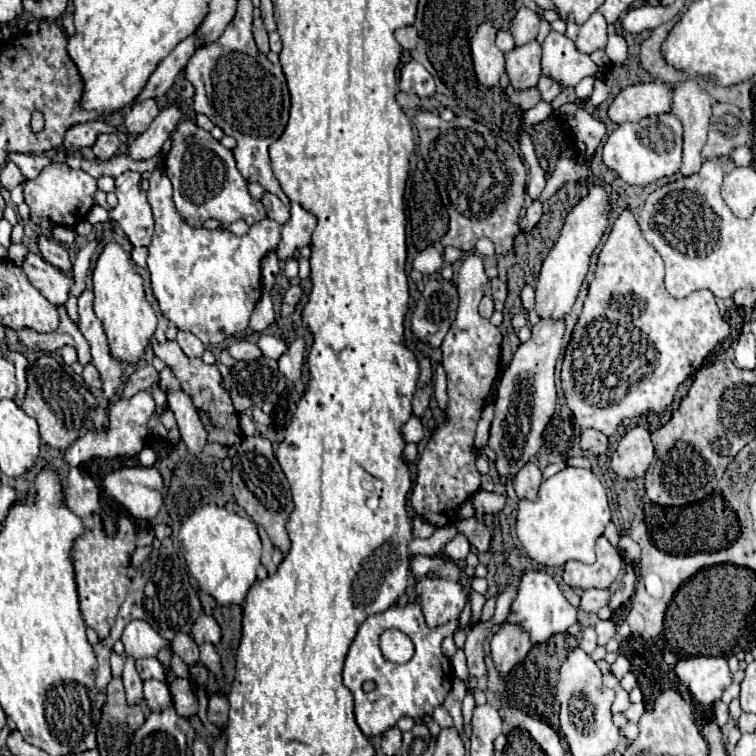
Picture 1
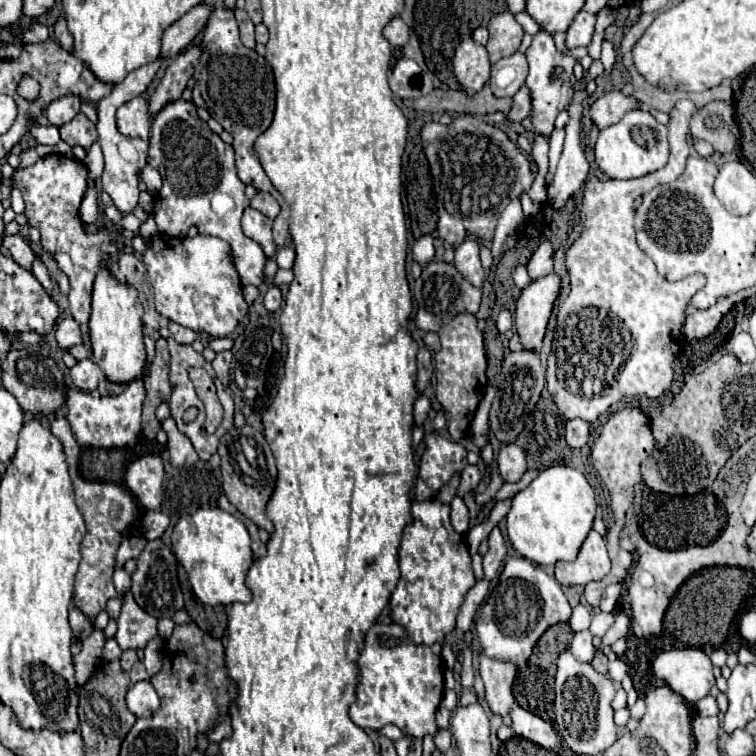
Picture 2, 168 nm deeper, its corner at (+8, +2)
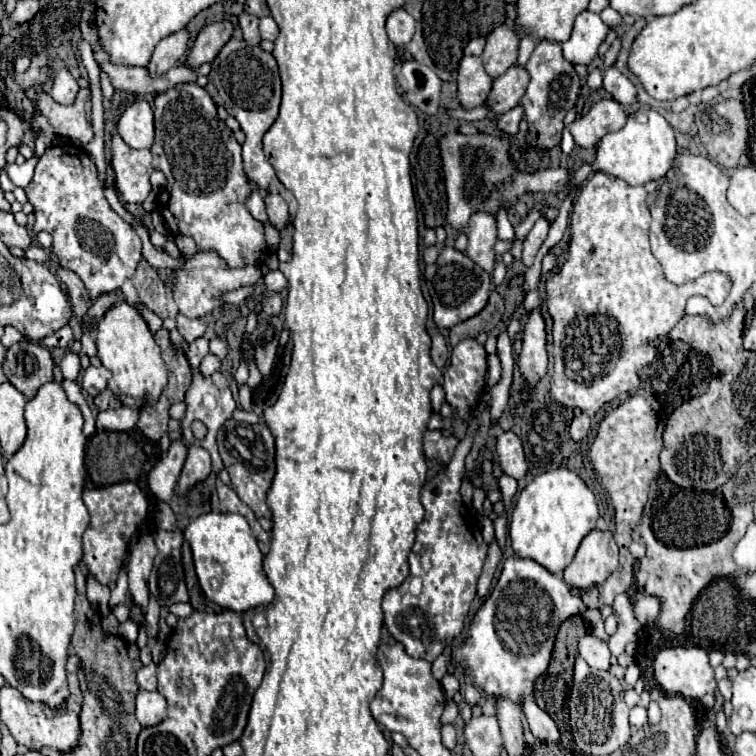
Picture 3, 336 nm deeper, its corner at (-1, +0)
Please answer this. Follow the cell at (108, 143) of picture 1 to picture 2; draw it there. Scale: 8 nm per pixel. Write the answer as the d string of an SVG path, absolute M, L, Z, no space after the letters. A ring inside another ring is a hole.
M77 113L67 125L59 127L61 139L75 147L81 145L83 149L89 149L93 141L97 141L97 131L95 131L95 123L91 123L83 113Z

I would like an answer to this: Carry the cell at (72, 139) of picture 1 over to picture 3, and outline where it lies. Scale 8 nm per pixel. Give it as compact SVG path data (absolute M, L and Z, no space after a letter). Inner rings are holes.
M60 69L54 77L54 85L52 85L52 99L56 103L62 103L62 105L72 105L76 101L76 95L78 95L80 87L76 83L76 79L66 71L66 69Z

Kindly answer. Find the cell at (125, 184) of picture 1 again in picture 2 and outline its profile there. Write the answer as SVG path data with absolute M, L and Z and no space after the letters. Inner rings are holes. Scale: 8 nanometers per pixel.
M159 59L135 69L133 73L129 73L119 85L113 87L113 91L103 97L103 101L99 101L99 121L97 121L97 133L99 133L99 143L103 149L103 157L105 157L105 169L103 169L103 191L107 191L115 203L115 207L123 213L131 213L137 207L139 201L139 171L145 167L145 157L147 157L149 143L141 141L141 139L131 139L125 137L117 131L115 125L115 111L125 103L131 101L137 95L143 95L147 91L147 87L151 85L151 81L157 77L159 73Z

